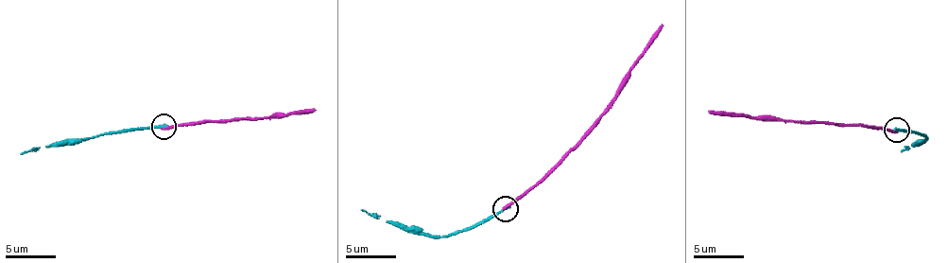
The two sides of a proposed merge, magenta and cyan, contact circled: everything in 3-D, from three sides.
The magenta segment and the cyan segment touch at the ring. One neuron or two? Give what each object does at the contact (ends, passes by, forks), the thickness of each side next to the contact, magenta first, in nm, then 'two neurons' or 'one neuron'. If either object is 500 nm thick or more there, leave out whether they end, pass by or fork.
magenta ends | cyan ends | 240/240 nm | two neurons

